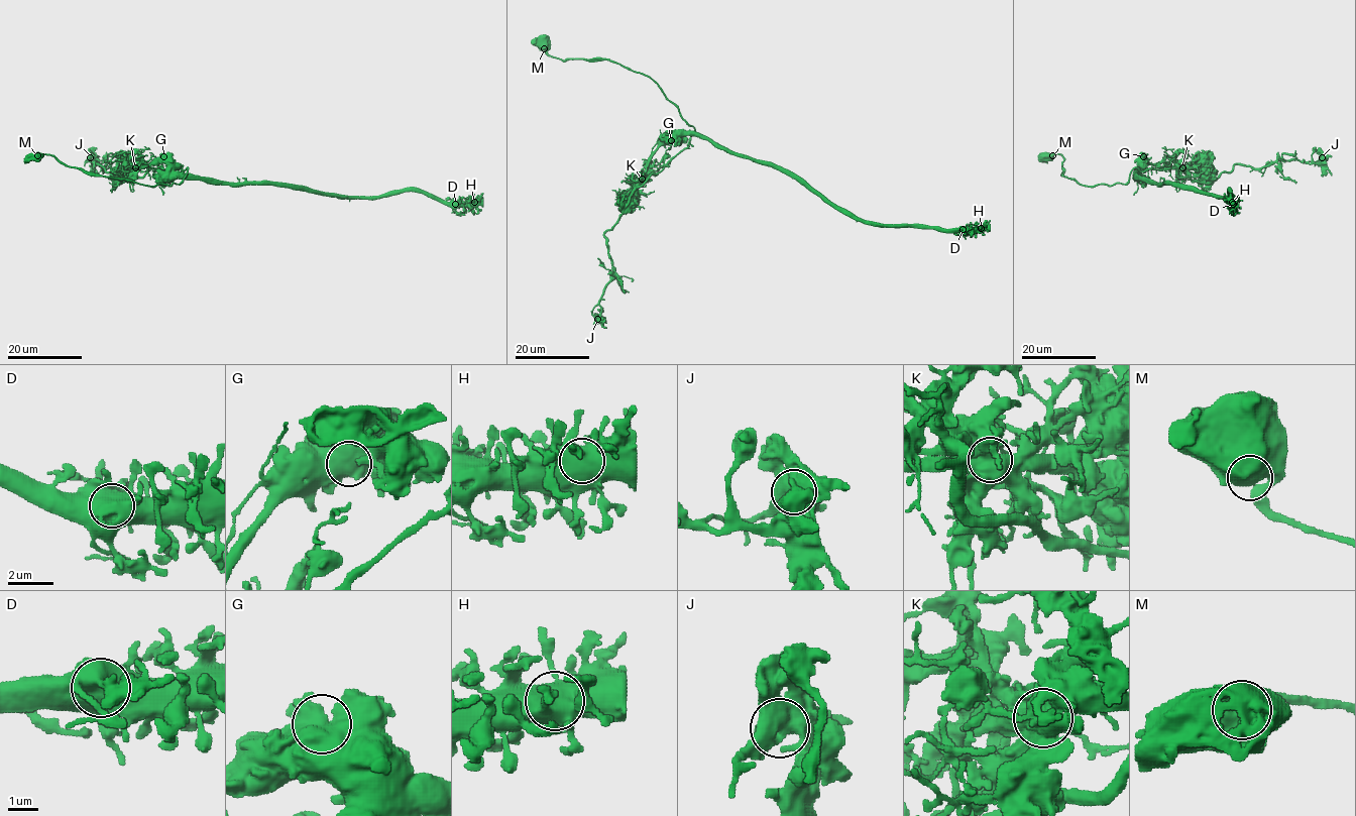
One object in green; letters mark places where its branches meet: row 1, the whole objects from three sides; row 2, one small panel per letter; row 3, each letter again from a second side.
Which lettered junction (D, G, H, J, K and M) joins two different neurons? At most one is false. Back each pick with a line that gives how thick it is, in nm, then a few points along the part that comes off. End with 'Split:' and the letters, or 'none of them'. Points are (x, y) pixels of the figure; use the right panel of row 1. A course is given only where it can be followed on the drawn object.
K: 850 nm thick; foreign part runs (1182, 167), (1140, 171), (1136, 167), (1126, 184), (1087, 186), (1062, 173), (1060, 154), (1047, 155), (1042, 160)
Split: K

